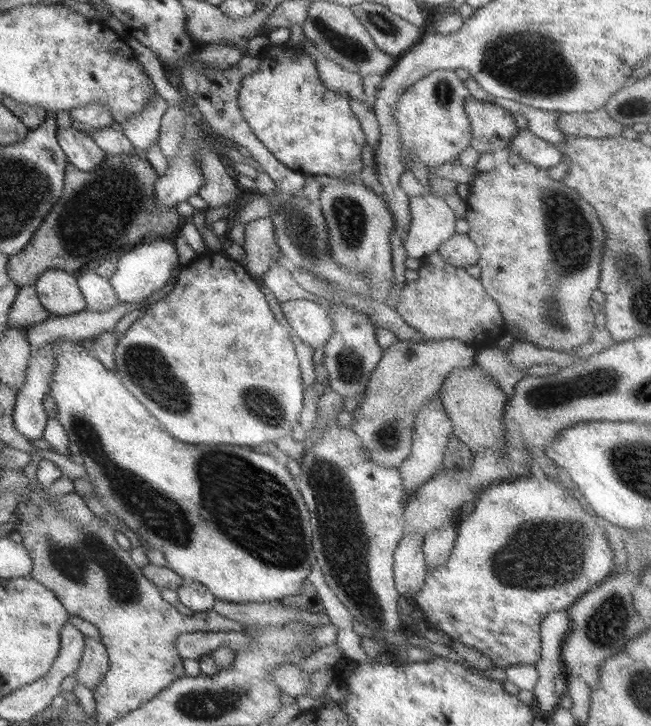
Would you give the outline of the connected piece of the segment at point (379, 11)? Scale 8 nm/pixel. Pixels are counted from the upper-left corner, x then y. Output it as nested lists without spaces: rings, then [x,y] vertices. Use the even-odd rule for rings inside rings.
[[[374,2],[354,5],[351,10],[376,46],[395,58],[417,45],[425,35],[424,30],[418,29]]]

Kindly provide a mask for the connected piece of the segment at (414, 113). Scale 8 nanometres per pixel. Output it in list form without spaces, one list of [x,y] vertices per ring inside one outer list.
[[[452,69],[435,70],[421,81],[407,86],[394,113],[403,144],[401,151],[406,170],[408,154],[417,156],[428,167],[440,166],[454,162],[458,155],[470,146],[470,121],[463,109],[465,98],[468,96],[470,94],[465,82],[461,81]]]

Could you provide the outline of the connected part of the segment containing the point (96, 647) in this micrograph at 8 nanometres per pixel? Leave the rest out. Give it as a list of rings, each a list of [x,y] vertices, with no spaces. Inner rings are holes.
[[[85,636],[84,652],[79,667],[73,675],[76,680],[86,686],[86,690],[94,692],[95,686],[107,673],[109,656],[102,642]]]

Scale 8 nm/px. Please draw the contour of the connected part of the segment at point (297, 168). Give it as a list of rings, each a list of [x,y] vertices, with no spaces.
[[[269,44],[268,48],[265,48],[258,58],[262,60],[260,68],[252,74],[246,75],[241,82],[241,87],[238,95],[238,104],[243,114],[244,120],[250,125],[252,132],[256,135],[256,138],[264,145],[266,148],[278,159],[278,162],[281,162],[294,172],[303,173],[306,175],[322,175],[326,176],[351,176],[351,174],[356,174],[360,176],[360,172],[363,167],[362,163],[362,150],[364,146],[367,145],[366,137],[364,132],[360,127],[360,121],[354,117],[352,109],[348,104],[349,98],[345,95],[338,94],[333,90],[330,90],[319,77],[318,71],[316,70],[313,58],[305,52],[303,49],[293,48],[289,49],[286,45],[280,44]]]

